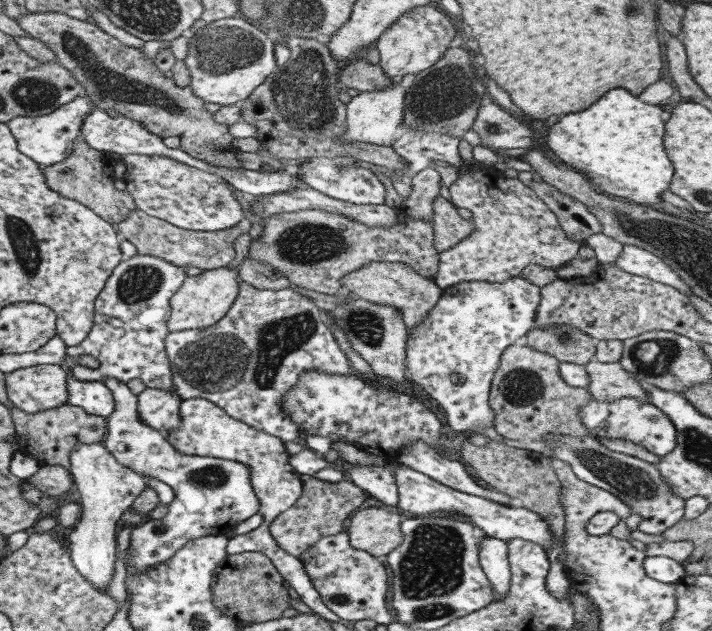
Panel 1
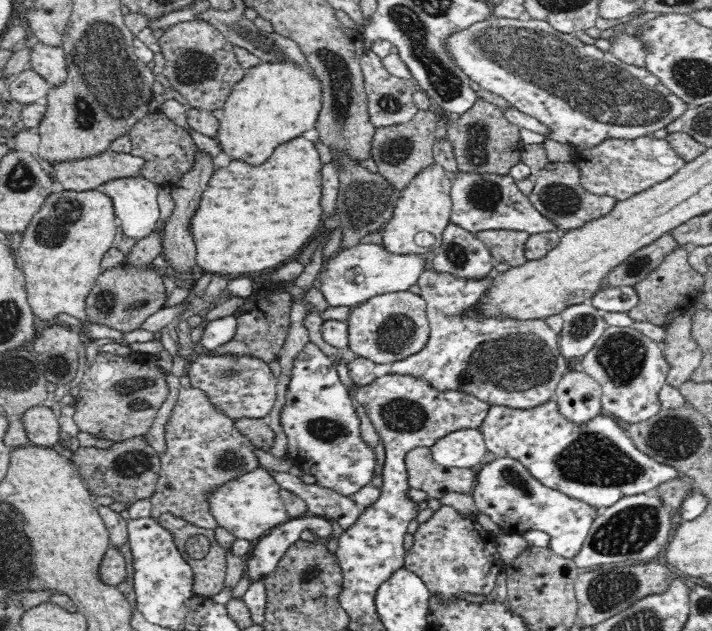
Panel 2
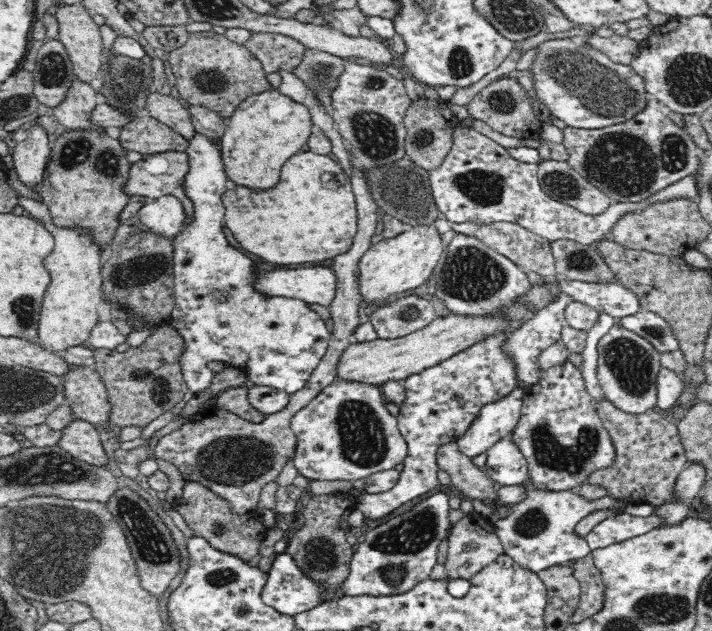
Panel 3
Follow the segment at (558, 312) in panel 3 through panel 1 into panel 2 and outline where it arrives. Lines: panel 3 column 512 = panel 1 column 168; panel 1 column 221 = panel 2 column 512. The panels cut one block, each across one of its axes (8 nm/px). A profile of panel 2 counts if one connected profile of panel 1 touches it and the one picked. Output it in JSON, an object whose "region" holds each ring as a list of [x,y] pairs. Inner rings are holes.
{"region":[[[432,268],[432,270],[426,270],[417,282],[417,285],[421,288],[420,296],[426,301],[426,314],[429,320],[430,339],[426,344],[426,347],[416,354],[410,355],[404,360],[389,363],[385,366],[385,374],[400,374],[409,375],[412,378],[421,378],[424,382],[427,382],[434,390],[438,392],[454,392],[454,390],[460,390],[464,394],[469,394],[482,402],[486,402],[491,406],[505,406],[512,410],[532,410],[538,408],[546,402],[554,399],[555,390],[558,386],[559,380],[570,370],[567,360],[562,356],[559,349],[559,334],[556,333],[550,325],[547,324],[545,319],[530,319],[523,321],[522,319],[514,319],[512,317],[502,317],[502,315],[482,315],[480,313],[480,300],[486,298],[490,294],[490,286],[492,281],[496,278],[496,273],[492,272],[486,278],[474,278],[469,280],[468,278],[459,278],[454,274],[448,274],[446,272],[439,272]]]}

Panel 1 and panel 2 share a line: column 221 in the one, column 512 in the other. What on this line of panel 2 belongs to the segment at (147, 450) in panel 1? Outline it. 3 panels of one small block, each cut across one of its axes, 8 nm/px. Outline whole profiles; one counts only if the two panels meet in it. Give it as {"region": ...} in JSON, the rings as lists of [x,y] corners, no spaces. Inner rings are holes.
{"region":[[[497,457],[476,469],[476,484],[471,492],[479,512],[510,535],[521,535],[528,529],[546,531],[550,535],[551,549],[571,559],[588,536],[598,514],[598,509],[536,481],[525,466],[513,458]]]}

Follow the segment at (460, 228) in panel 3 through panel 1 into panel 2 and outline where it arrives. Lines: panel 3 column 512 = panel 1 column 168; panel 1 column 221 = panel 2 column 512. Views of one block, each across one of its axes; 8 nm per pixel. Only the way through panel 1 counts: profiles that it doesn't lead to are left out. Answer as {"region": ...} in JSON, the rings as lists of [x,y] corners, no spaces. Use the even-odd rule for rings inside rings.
{"region":[[[484,230],[476,234],[484,247],[496,261],[506,266],[522,266],[528,260],[524,257],[524,244],[529,236],[522,230]]]}

